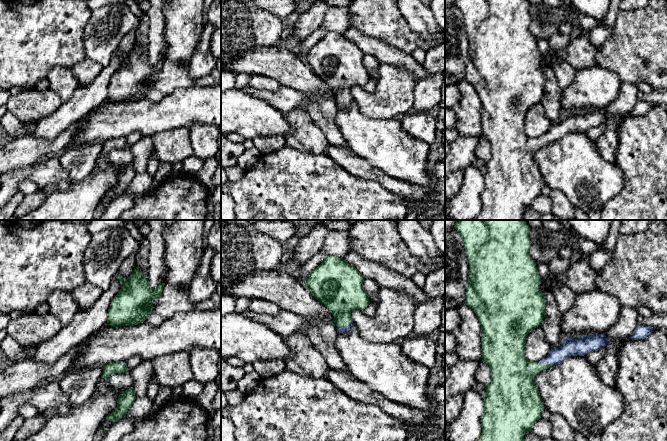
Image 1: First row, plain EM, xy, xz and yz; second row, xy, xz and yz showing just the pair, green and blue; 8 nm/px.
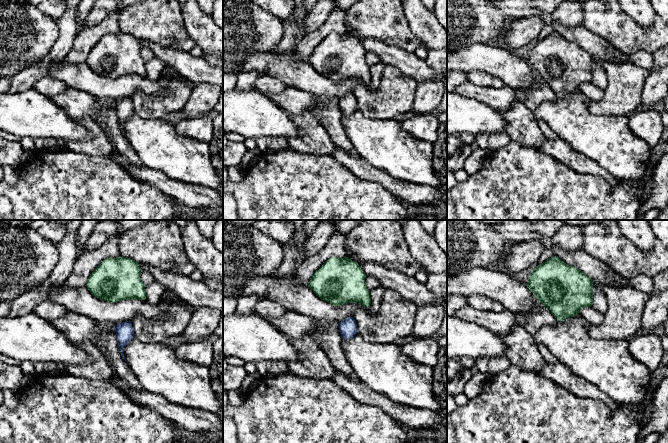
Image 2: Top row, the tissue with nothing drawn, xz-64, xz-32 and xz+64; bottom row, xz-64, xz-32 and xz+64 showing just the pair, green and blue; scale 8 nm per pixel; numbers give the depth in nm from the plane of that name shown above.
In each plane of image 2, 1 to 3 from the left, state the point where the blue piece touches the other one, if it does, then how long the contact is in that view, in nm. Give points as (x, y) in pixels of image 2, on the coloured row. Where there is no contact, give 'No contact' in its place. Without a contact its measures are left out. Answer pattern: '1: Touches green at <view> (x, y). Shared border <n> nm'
1: No contact
2: No contact
3: No contact

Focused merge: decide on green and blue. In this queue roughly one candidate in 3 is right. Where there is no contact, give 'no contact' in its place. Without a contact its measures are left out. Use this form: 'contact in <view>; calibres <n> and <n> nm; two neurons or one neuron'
contact in xz; calibres 300 and 60 nm; one neuron

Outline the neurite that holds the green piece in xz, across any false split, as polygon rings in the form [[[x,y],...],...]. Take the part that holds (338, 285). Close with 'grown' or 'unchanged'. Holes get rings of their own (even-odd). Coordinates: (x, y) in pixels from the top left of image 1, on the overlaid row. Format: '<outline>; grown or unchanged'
[[[330,255],[306,277],[304,286],[332,313],[337,331],[348,334],[354,327],[351,312],[354,309],[364,310],[370,304],[363,288],[364,279],[353,265],[348,264],[343,258]]]; grown

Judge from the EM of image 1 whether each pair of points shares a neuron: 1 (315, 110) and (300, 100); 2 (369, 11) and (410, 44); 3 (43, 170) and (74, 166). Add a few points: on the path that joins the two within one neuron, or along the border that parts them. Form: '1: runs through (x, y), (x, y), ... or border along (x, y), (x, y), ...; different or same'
1: border along (309, 94), (309, 100), (302, 108); different
2: runs through (379, 17), (400, 36); same
3: border along (58, 155), (59, 161), (67, 172), (69, 179); different

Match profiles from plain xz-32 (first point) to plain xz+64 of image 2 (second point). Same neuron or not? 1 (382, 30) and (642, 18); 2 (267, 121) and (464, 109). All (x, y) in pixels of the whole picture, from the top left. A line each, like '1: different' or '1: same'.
1: different
2: same

